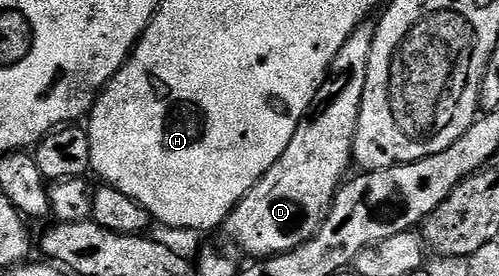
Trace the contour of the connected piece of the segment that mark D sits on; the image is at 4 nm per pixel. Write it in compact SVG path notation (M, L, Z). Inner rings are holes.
M365 20L338 48L338 56L328 69L328 76L318 88L314 96L312 106L304 115L304 119L298 124L294 132L294 140L286 144L286 152L278 156L274 168L246 192L243 200L230 212L230 216L224 222L222 234L225 234L238 249L244 254L253 254L253 259L271 258L274 254L285 254L302 244L306 244L322 228L326 216L332 207L332 201L336 199L346 175L349 173L348 165L353 165L352 149L354 148L354 136L358 128L358 116L362 104L362 92L366 92L366 72L370 68L370 48L374 44L376 35L376 22Z

